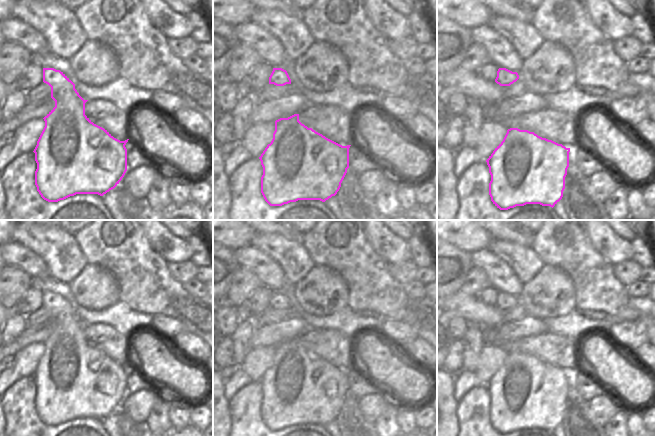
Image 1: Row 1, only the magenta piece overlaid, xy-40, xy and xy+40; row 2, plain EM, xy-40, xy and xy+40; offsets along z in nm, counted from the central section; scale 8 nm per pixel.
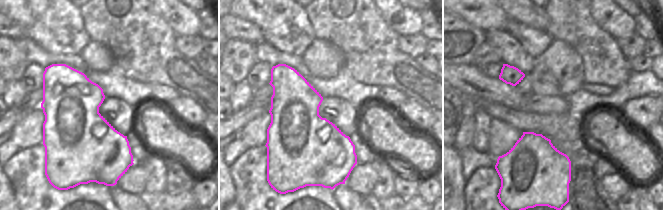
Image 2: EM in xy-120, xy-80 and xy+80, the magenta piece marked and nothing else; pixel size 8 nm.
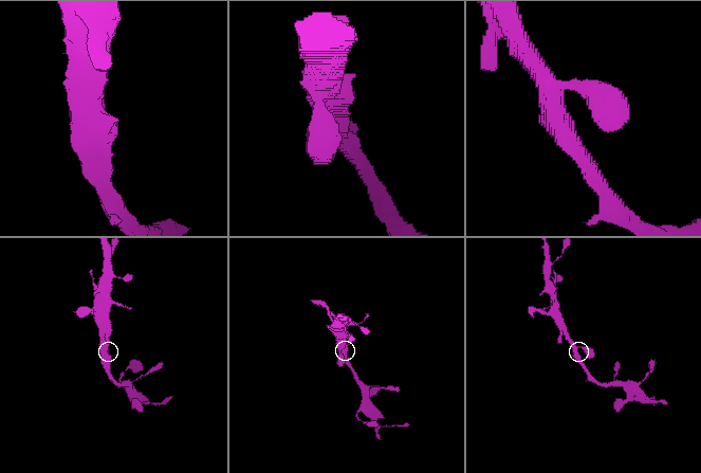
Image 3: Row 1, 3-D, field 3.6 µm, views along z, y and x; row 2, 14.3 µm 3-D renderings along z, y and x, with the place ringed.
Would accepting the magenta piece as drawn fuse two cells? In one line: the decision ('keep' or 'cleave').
keep

